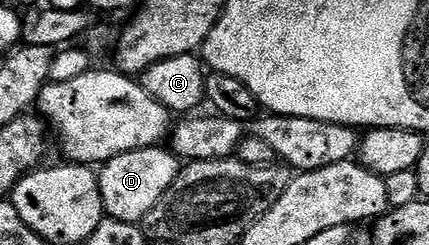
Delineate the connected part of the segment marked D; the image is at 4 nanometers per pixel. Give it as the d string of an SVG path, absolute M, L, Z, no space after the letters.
M164 146L123 152L114 158L110 158L102 165L98 172L100 193L102 194L105 213L111 219L121 220L127 224L139 225L143 221L144 216L150 214L150 210L154 210L154 206L158 206L162 194L166 194L166 190L170 190L170 186L175 182L176 175L179 174L181 167L181 161L176 153Z

